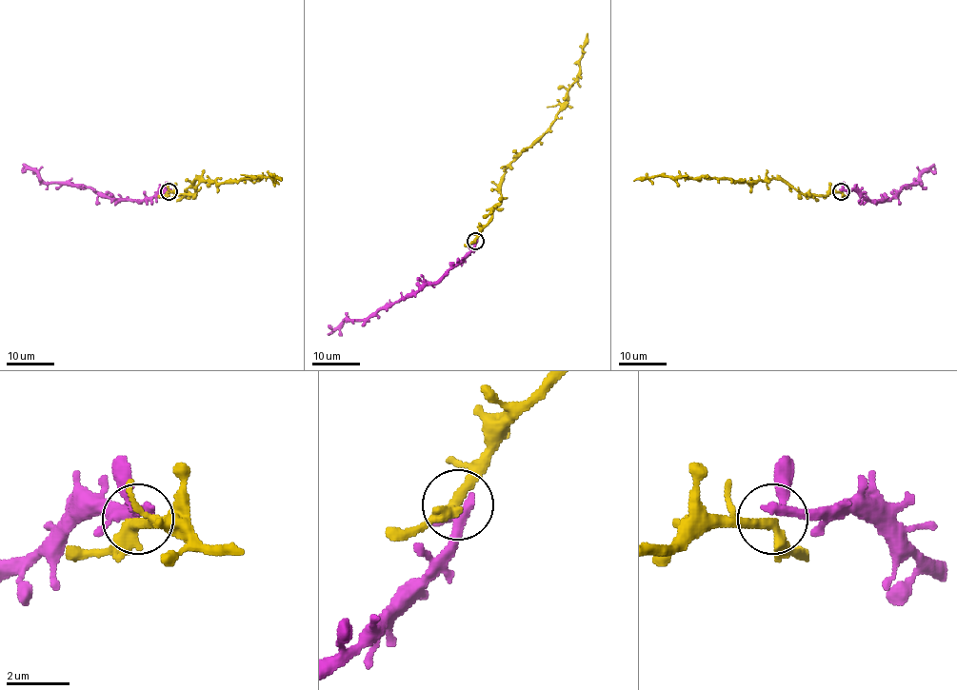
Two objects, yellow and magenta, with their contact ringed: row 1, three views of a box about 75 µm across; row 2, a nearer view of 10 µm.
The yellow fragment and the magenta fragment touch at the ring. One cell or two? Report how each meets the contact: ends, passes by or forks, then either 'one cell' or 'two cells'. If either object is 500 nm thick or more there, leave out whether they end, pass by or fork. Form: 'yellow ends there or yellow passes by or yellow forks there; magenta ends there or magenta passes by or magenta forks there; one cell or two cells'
yellow passes by; magenta passes by; one cell

